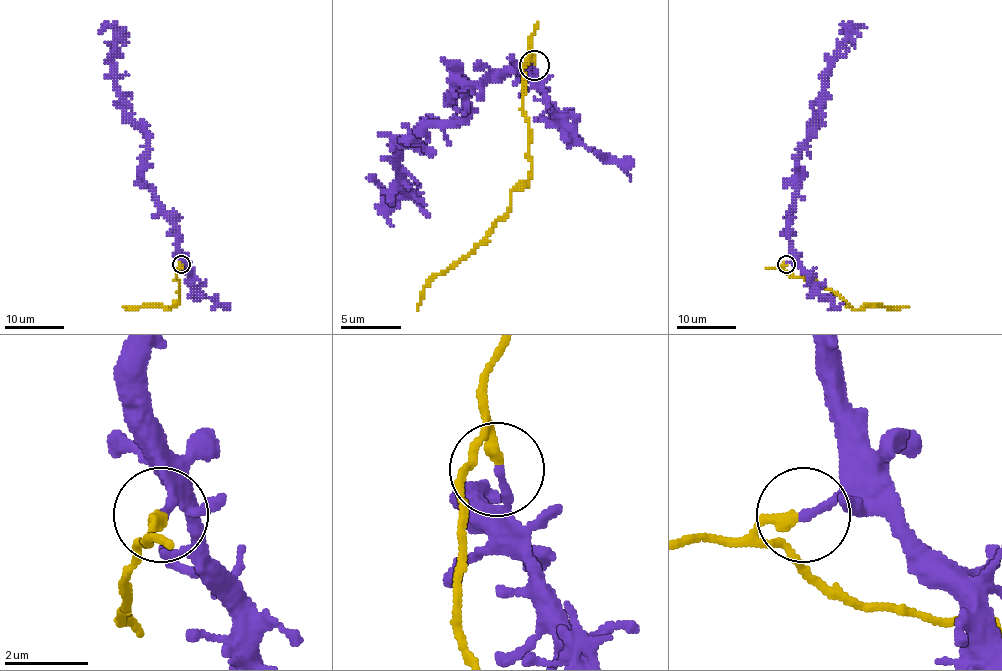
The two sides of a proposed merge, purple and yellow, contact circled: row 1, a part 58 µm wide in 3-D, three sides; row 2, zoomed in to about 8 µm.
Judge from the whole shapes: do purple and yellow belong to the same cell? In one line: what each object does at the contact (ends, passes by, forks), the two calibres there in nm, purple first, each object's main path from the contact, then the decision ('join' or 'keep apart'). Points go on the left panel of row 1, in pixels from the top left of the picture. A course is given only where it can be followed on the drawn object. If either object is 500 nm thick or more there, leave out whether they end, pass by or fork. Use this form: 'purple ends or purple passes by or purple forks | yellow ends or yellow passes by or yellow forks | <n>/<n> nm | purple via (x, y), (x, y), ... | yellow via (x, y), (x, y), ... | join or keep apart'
purple ends | yellow ends | 200/280 nm | purple via (181, 264), (178, 226), (143, 179), (147, 135), (125, 111), (117, 87), (116, 31), (98, 33) | yellow via (181, 264), (175, 276), (180, 297), (169, 310), (160, 304), (128, 309), (123, 306) | keep apart

